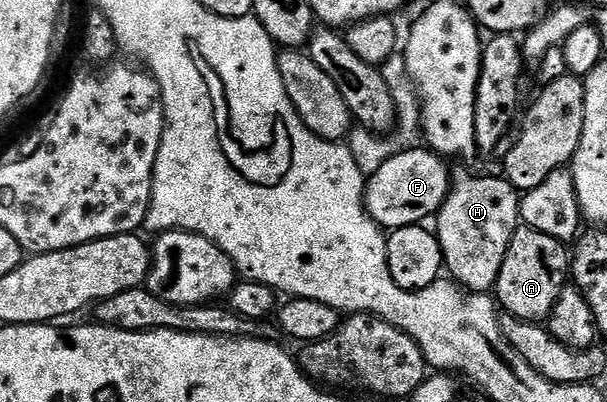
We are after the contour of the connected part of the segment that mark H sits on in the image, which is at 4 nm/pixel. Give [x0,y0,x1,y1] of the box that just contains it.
[435,164,520,294]

